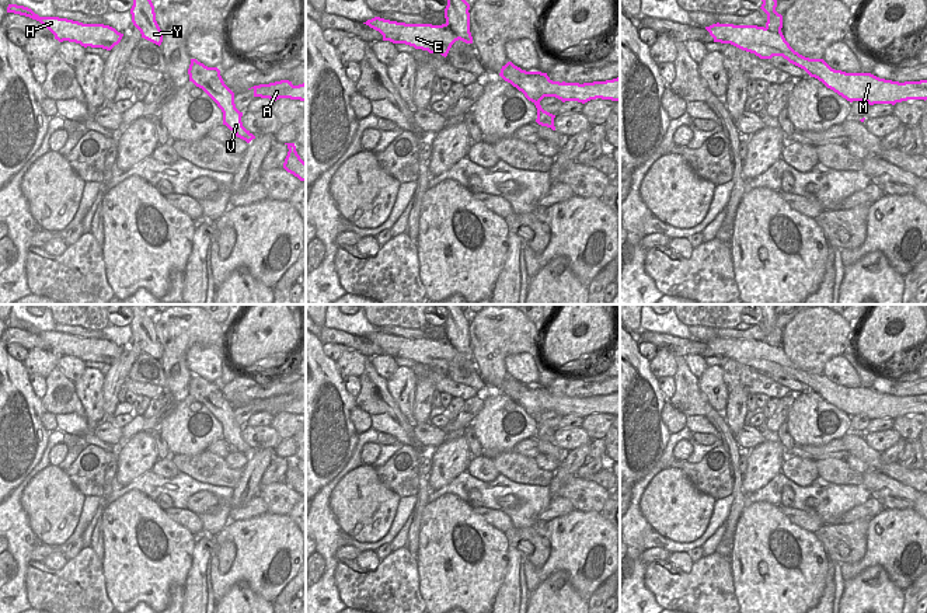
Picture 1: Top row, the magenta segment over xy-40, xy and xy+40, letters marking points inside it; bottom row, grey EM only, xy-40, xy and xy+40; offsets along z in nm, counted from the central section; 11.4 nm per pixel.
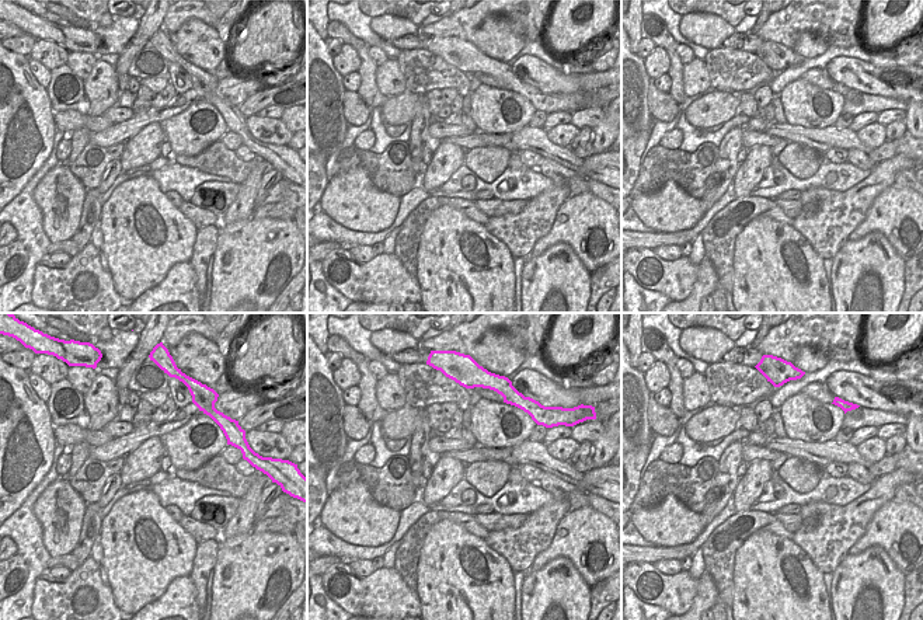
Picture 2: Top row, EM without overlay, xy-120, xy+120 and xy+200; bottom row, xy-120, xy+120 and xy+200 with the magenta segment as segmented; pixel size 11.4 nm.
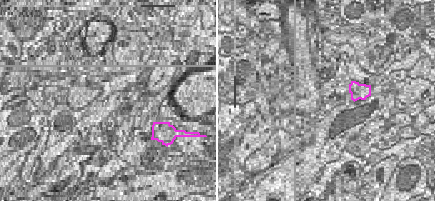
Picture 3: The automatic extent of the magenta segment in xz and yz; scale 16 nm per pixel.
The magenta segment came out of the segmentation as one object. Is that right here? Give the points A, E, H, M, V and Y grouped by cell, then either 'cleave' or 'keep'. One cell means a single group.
A E H M / V Y | cleave

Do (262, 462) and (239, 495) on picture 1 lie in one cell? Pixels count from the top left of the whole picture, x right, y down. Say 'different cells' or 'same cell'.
same cell

